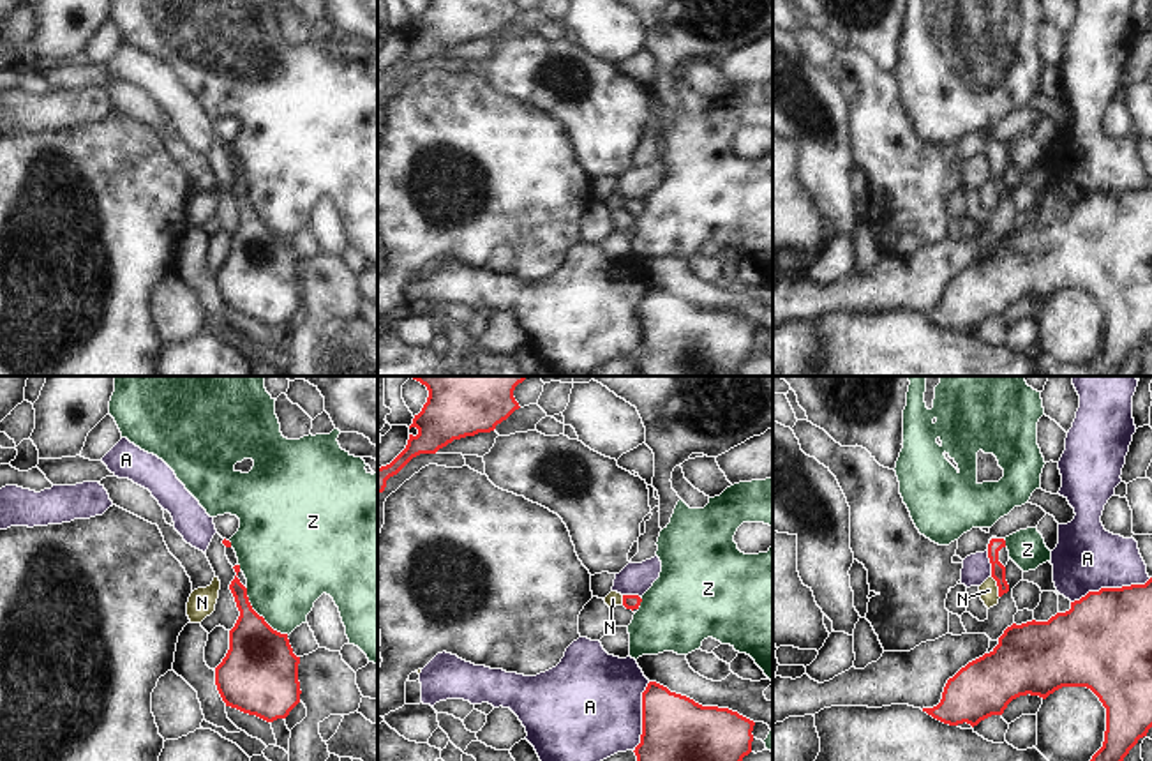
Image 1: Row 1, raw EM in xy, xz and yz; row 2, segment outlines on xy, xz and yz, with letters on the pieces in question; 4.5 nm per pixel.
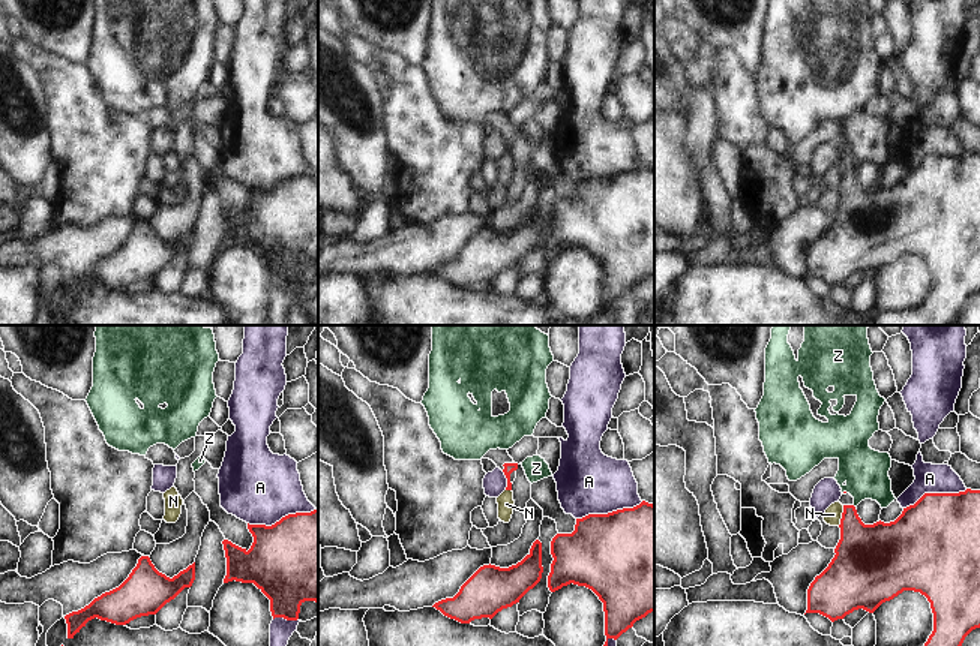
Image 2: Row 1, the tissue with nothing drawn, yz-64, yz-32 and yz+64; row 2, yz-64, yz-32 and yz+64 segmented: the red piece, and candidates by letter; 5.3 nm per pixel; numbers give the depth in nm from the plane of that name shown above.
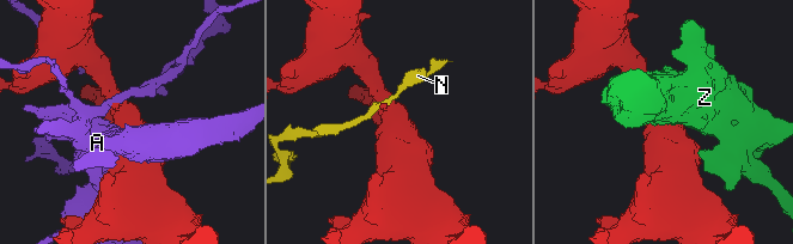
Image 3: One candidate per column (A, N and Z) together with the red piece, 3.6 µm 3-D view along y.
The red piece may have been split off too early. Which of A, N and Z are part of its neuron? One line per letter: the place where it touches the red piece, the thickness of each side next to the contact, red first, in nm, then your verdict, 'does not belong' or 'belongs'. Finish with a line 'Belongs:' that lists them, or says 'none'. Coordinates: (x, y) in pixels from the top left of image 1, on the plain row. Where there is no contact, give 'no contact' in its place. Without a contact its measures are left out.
A: contact yz (1110, 193); calibres 440 and 300 nm; does not belong
N: contact yz (997, 189); calibres 60 and 80 nm; does not belong
Z: contact xy (258, 219); calibres 340 and 380 nm; does not belong
Belongs: none

